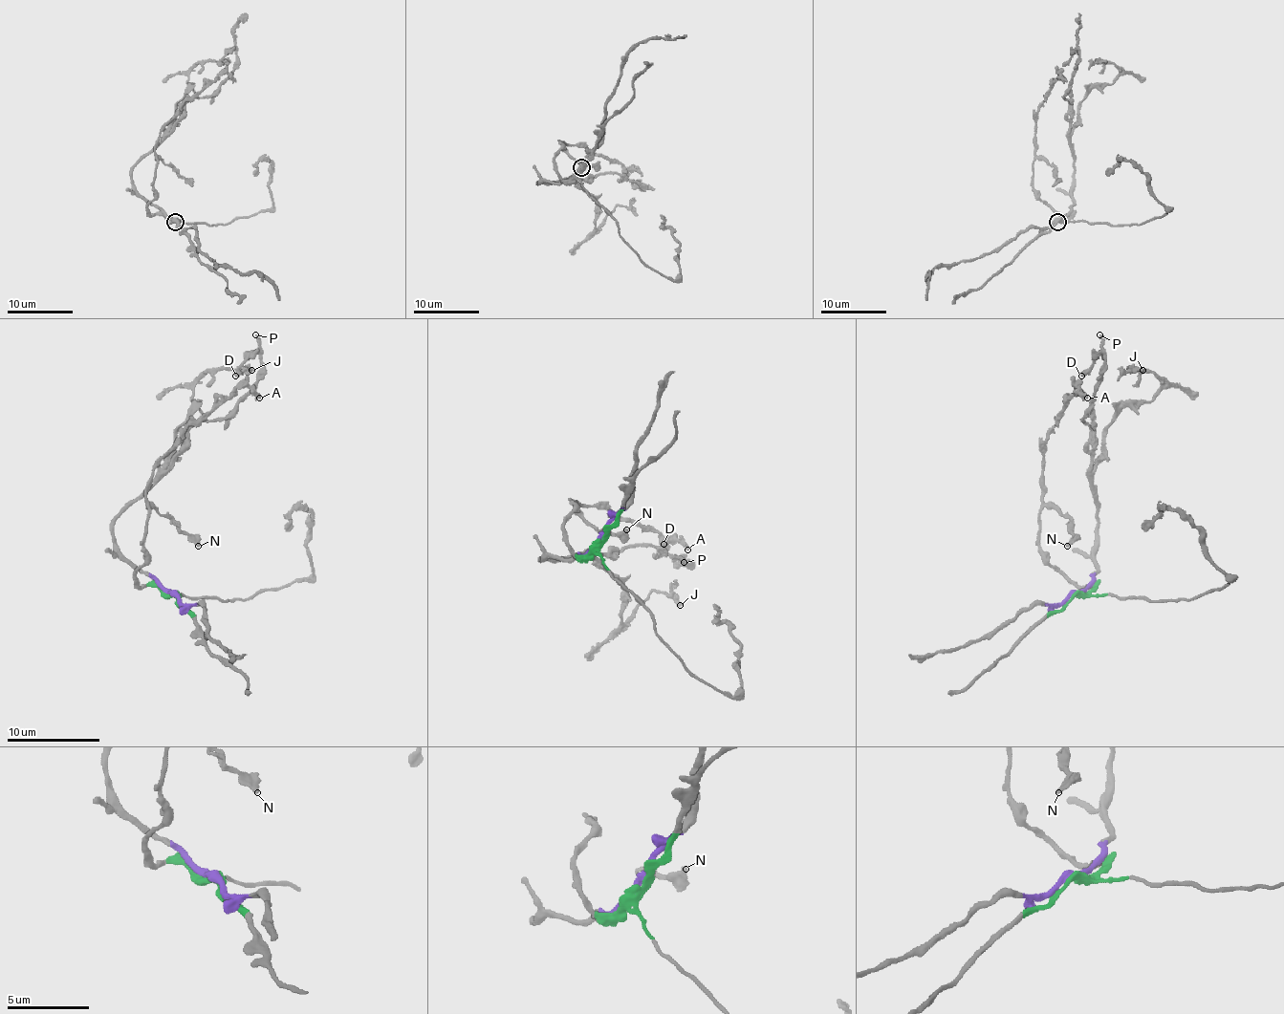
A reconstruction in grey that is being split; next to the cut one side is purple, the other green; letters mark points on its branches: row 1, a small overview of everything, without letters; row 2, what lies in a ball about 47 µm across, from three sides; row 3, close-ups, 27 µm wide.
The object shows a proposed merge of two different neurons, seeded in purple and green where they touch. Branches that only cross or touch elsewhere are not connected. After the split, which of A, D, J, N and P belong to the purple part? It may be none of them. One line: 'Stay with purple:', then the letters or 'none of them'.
Stay with purple: D, J, P

